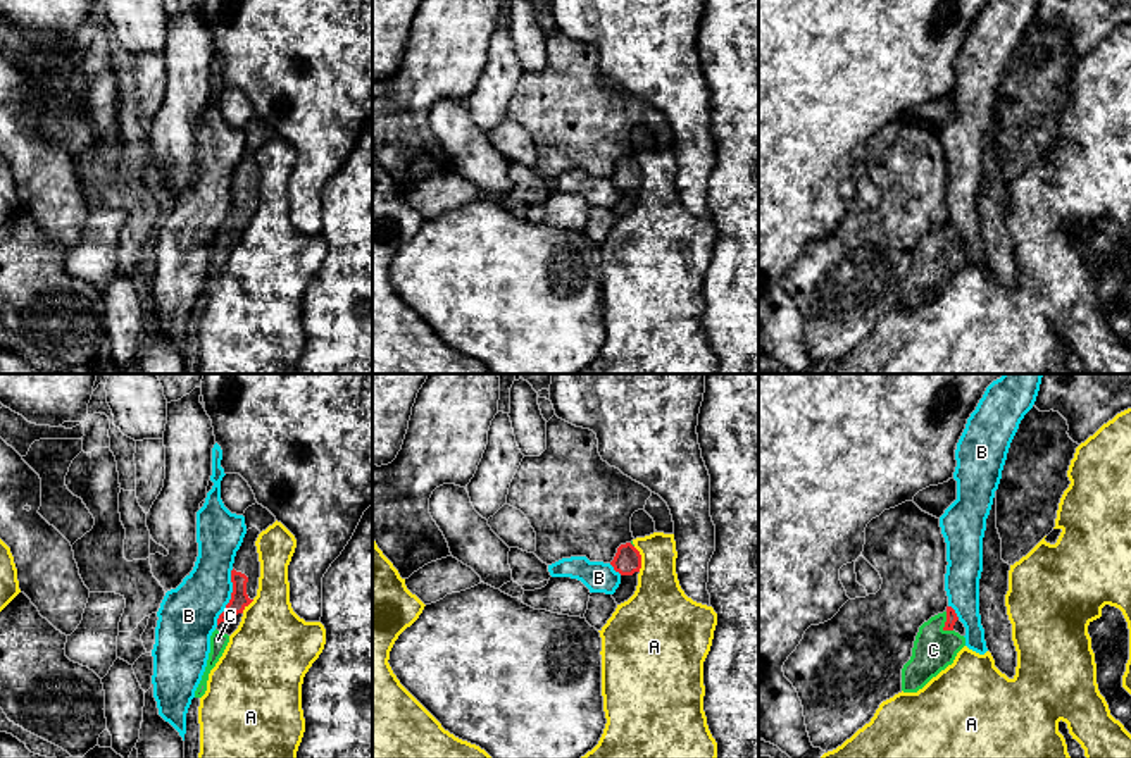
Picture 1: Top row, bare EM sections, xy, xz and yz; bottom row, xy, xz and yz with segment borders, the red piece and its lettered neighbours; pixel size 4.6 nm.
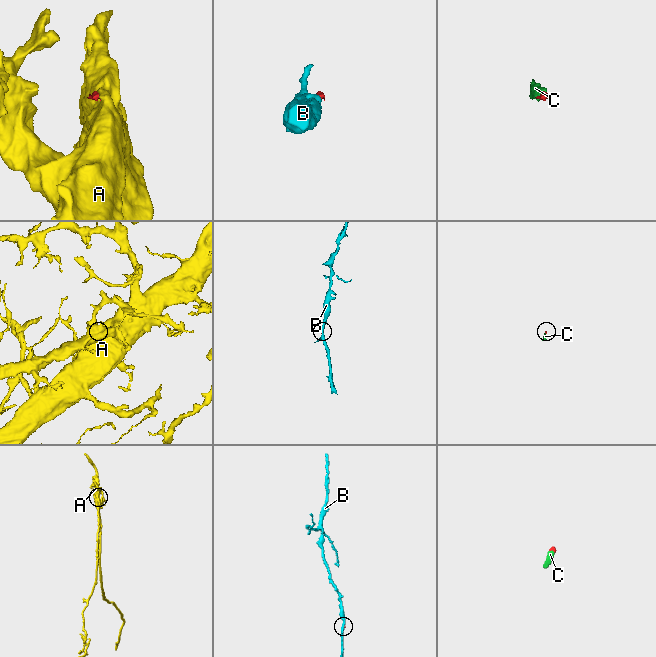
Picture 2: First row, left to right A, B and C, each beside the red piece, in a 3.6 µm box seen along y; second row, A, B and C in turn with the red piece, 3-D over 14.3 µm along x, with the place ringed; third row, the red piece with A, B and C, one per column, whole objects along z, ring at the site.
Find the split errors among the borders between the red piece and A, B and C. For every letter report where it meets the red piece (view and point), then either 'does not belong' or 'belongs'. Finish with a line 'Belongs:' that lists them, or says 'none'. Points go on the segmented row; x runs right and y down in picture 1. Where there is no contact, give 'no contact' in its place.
A: contact xz (640, 559); does not belong
B: contact xy (231, 596); does not belong
C: contact yz (945, 624); belongs
Belongs: C

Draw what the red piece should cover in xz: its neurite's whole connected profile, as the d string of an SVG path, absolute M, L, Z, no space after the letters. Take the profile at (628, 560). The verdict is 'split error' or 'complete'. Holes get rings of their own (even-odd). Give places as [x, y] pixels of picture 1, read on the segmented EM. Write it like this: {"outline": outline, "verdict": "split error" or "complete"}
{"outline": "M626 543L617 548L617 553L610 565L615 572L621 574L621 584L612 594L615 603L621 605L628 601L636 591L638 574L641 568L641 555L631 543Z", "verdict": "split error"}

